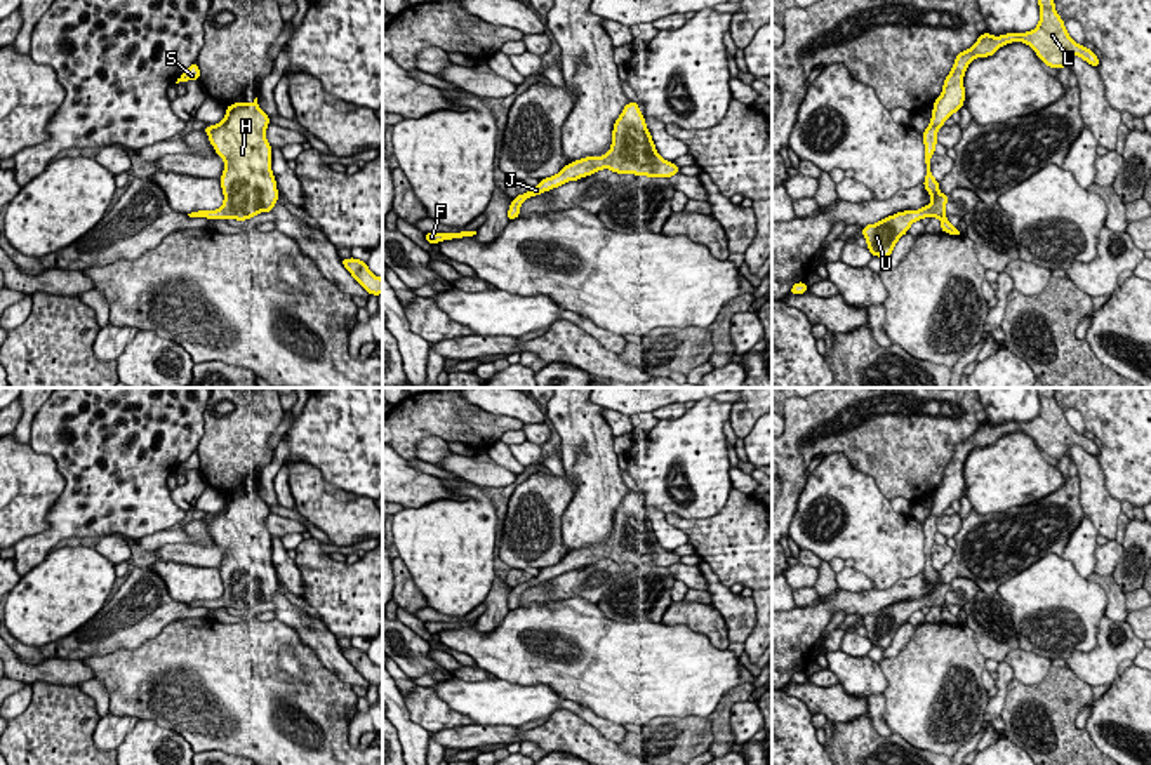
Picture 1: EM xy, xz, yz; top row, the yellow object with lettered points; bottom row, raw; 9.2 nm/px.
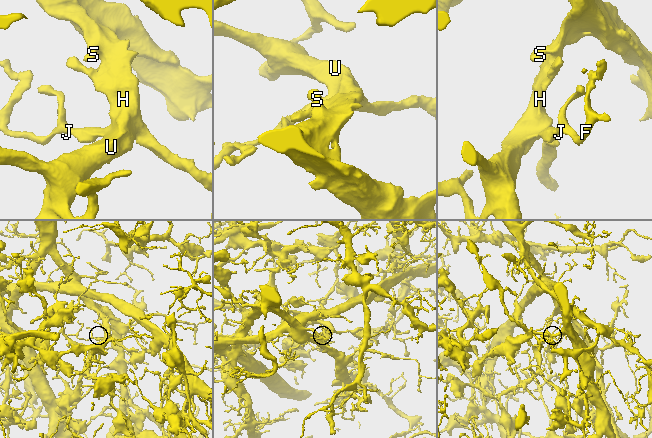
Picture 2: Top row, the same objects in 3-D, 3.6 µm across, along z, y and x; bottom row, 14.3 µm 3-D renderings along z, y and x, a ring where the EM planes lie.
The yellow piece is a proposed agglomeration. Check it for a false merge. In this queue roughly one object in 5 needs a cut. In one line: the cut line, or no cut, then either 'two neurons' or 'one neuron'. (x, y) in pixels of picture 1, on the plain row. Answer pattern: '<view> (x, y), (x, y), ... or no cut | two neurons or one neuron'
no cut | one neuron

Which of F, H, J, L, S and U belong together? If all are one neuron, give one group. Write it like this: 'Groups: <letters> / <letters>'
Groups: F H J L S U

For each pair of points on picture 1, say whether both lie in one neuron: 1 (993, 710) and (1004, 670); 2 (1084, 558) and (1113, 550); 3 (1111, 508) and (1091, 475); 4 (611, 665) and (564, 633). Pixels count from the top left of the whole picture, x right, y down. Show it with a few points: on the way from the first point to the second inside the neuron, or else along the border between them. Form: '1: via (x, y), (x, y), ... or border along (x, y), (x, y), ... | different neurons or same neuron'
1: via (998, 699), (1002, 680) | same neuron
2: border along (1097, 545), (1094, 574) | different neurons
3: via (1103, 499), (1092, 489), (1092, 484) | same neuron
4: via (598, 663), (576, 645) | same neuron

